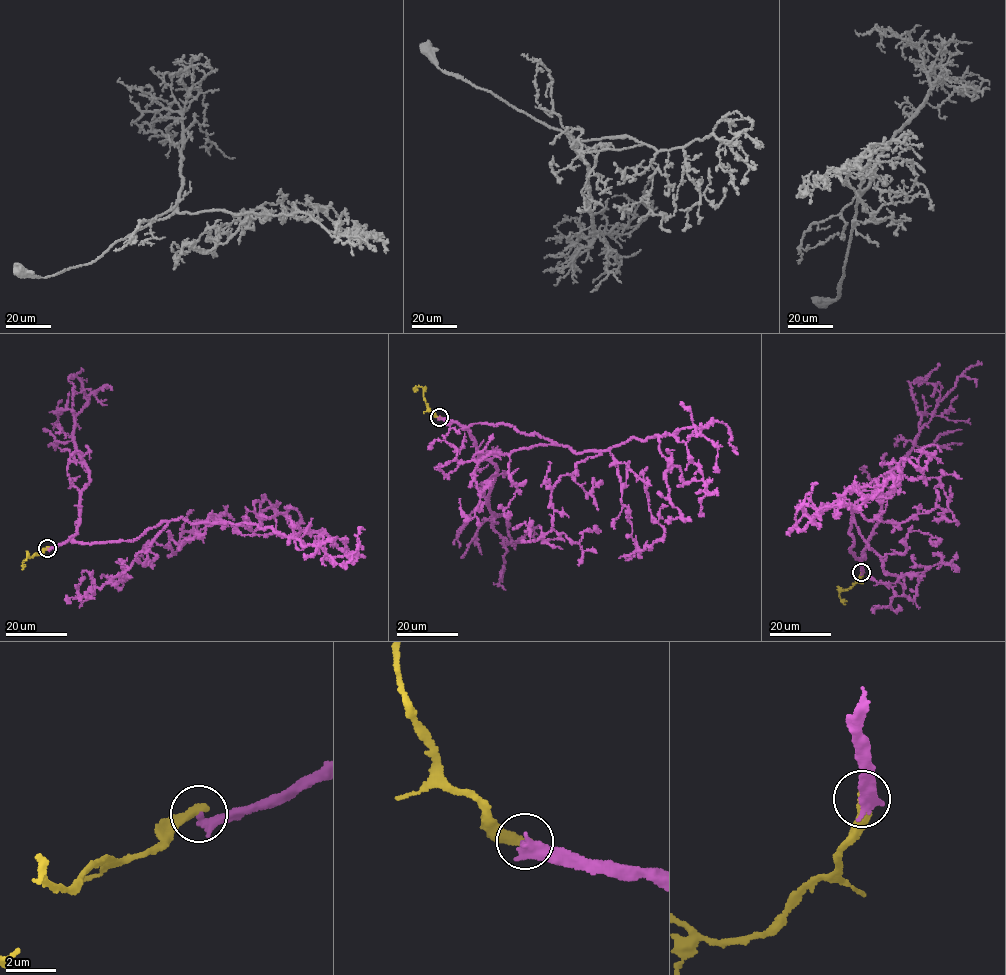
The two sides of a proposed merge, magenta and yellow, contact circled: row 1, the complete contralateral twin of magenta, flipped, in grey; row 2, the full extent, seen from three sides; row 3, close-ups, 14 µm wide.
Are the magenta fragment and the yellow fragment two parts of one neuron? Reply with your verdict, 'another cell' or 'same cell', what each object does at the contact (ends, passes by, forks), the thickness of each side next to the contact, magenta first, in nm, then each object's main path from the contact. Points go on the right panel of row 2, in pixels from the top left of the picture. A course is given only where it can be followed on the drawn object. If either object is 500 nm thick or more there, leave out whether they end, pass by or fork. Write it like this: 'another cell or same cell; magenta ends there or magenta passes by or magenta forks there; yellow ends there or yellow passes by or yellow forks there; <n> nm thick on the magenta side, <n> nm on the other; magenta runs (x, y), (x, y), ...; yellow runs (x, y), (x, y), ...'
another cell; magenta ends there; yellow ends there; 440 nm thick on the magenta side, 400 nm on the other; magenta runs (861, 572), (865, 556), (849, 550), (853, 509), (821, 504), (797, 527), (817, 483); yellow runs (861, 572), (849, 589), (840, 592), (839, 598), (845, 604)

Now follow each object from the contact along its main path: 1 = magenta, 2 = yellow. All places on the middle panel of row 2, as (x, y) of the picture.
1: (439, 417), (463, 429), (507, 423), (575, 452), (694, 426), (697, 433), (718, 421), (728, 427), (737, 454)
2: (439, 417), (429, 409), (423, 388), (417, 386), (413, 389)

